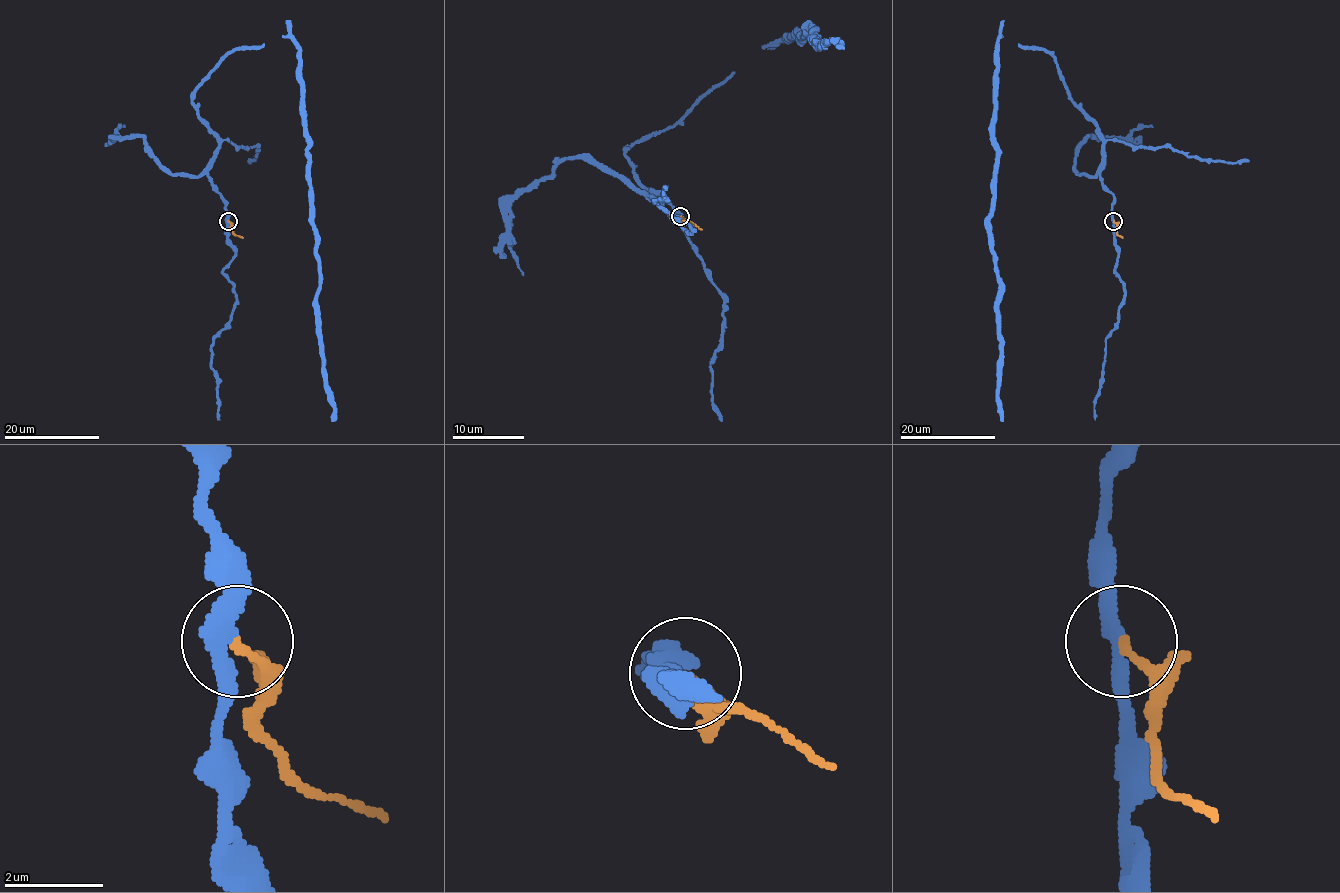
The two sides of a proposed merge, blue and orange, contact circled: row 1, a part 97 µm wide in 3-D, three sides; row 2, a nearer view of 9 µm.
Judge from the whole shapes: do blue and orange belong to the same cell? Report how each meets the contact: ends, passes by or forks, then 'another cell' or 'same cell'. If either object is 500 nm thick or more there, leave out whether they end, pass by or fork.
blue passes by | orange ends | another cell

